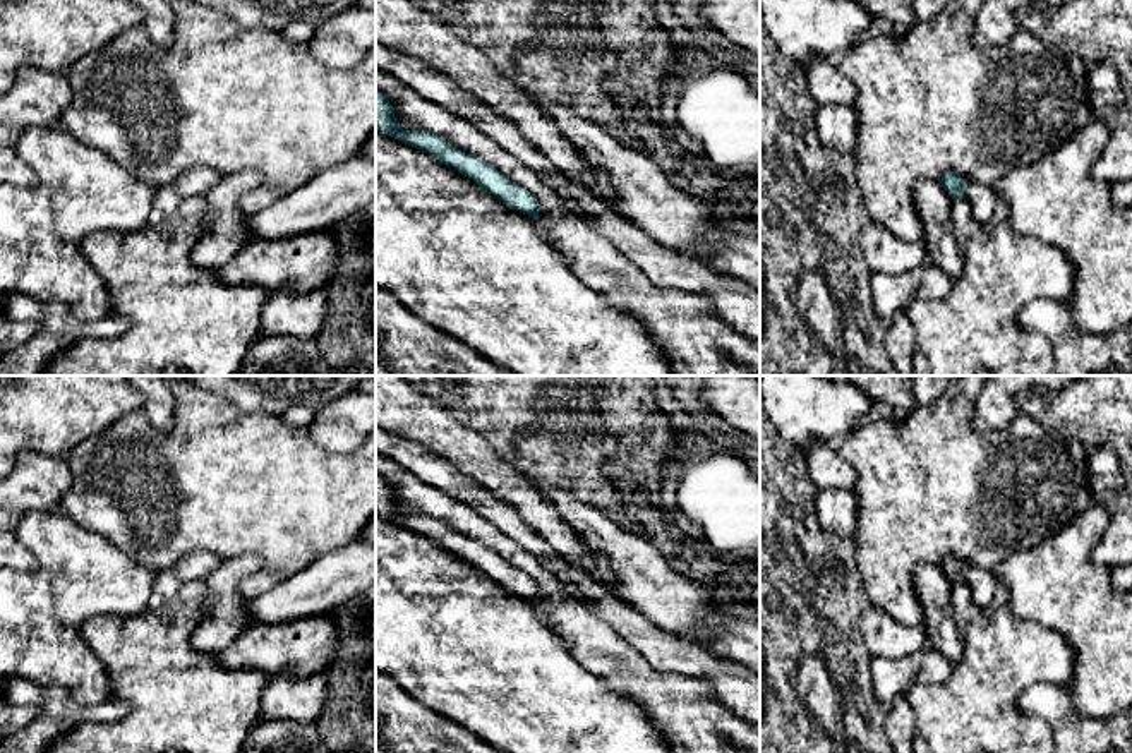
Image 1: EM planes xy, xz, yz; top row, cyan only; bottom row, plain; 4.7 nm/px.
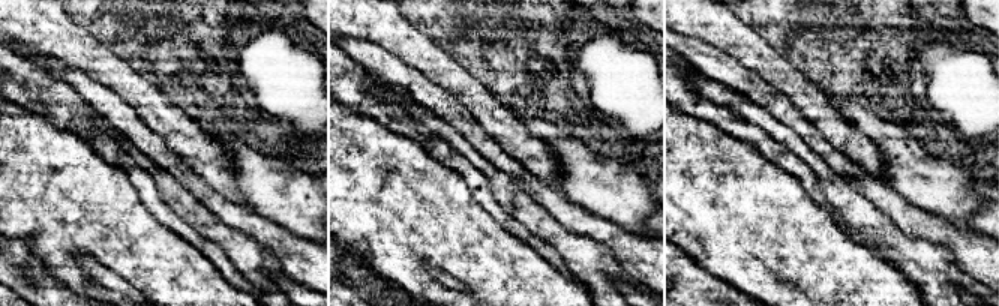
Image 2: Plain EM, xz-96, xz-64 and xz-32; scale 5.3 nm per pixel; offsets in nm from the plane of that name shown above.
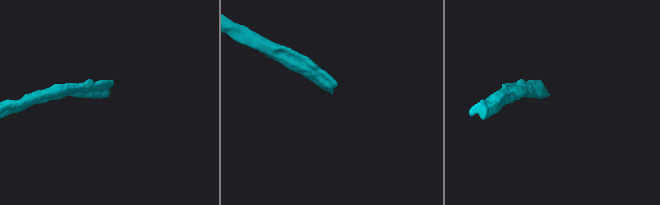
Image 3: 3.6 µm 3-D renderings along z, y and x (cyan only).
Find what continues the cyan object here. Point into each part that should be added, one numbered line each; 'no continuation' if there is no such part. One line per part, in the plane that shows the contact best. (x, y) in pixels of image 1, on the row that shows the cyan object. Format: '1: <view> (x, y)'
1: yz (987, 208)

